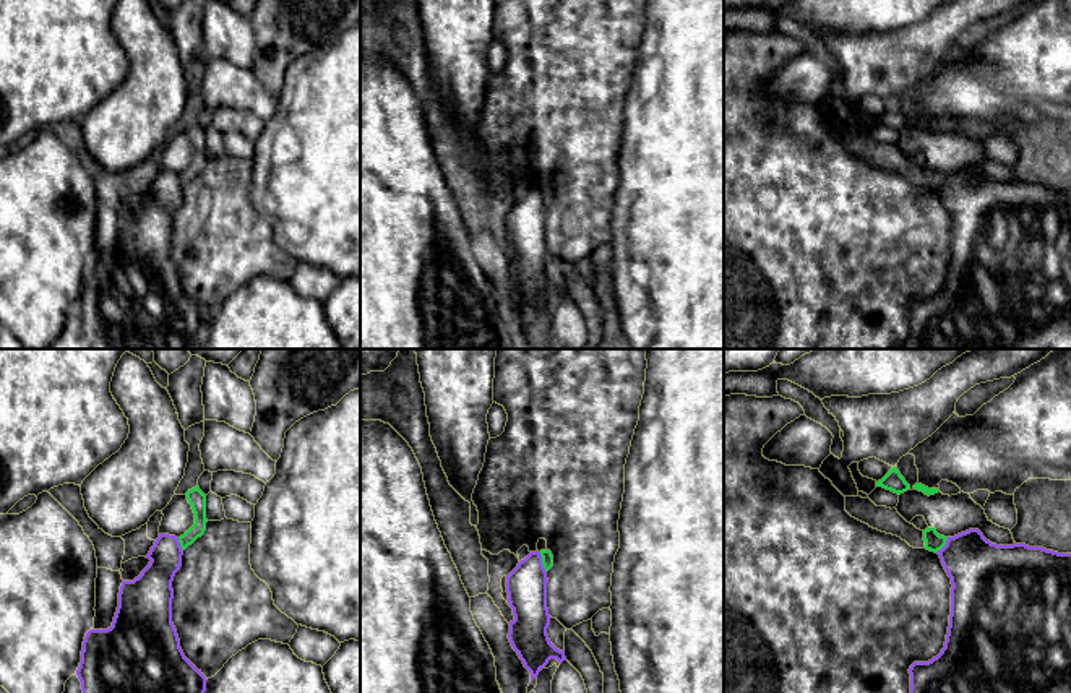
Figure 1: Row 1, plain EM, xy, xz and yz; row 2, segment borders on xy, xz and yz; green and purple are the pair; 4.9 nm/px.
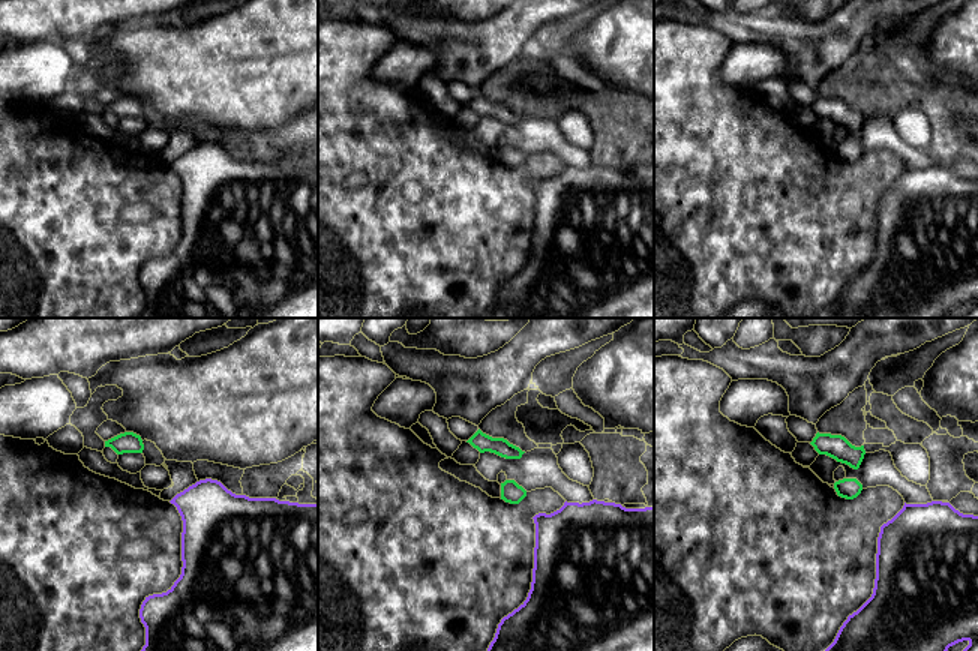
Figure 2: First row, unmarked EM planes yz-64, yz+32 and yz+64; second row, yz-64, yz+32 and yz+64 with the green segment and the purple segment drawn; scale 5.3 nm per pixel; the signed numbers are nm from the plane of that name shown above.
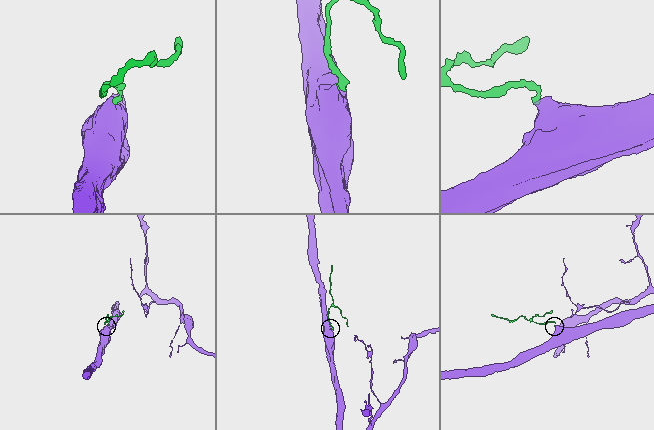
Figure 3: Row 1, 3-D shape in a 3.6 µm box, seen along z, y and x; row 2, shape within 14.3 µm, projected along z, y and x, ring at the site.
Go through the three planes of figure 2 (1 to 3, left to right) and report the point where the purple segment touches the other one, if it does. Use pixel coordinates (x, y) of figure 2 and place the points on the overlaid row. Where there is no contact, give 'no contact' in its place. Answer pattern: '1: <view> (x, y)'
1: no contact
2: no contact
3: no contact

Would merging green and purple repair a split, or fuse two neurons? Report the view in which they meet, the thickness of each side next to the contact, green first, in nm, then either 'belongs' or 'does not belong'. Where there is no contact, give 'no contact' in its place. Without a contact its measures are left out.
contact in xz; calibres 60 and 200 nm; does not belong

